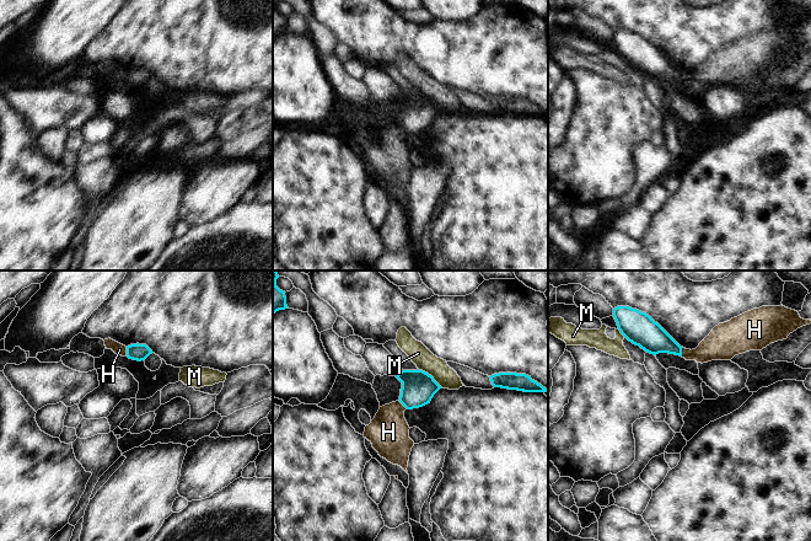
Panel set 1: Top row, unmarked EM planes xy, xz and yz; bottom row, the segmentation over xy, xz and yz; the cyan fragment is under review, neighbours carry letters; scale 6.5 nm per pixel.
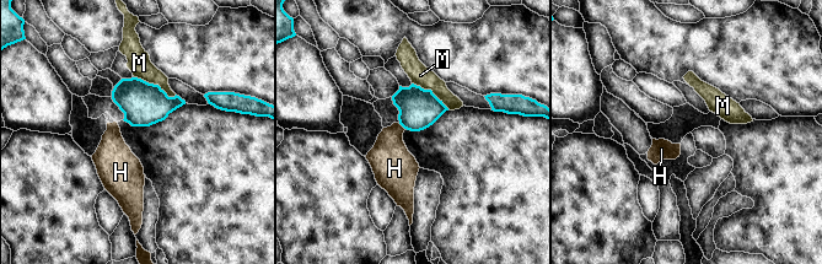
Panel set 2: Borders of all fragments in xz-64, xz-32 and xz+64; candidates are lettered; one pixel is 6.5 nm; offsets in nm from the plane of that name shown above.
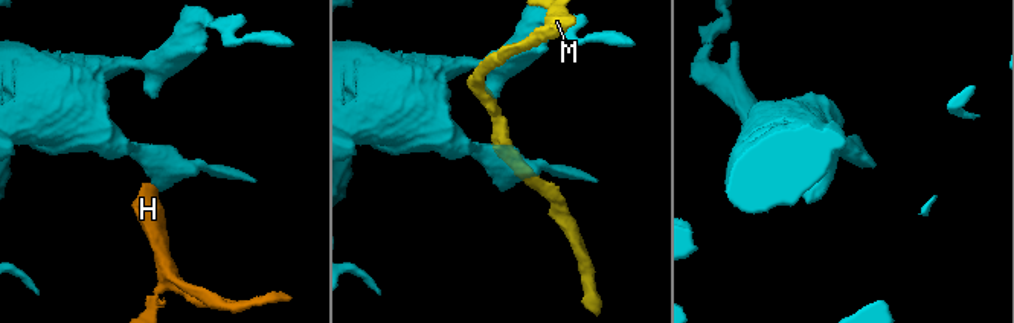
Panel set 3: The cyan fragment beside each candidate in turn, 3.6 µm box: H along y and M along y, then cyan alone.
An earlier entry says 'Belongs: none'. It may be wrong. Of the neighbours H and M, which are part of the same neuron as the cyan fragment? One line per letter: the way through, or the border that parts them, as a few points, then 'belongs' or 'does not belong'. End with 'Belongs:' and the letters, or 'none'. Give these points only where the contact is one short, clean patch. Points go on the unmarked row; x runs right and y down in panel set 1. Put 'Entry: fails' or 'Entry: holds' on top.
Entry: holds
H: border along xy (125, 71), (127, 80); does not belong
M: does not belong
Belongs: none

